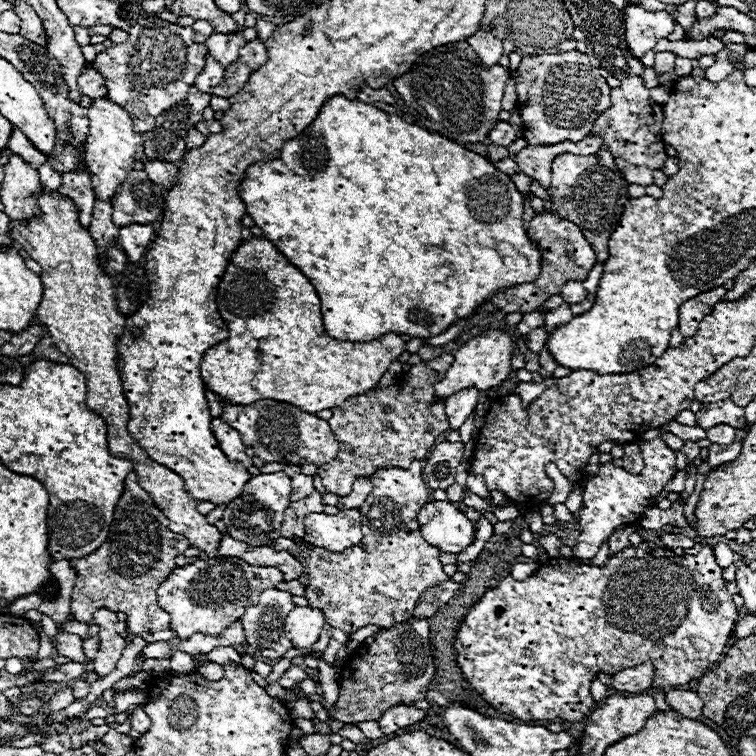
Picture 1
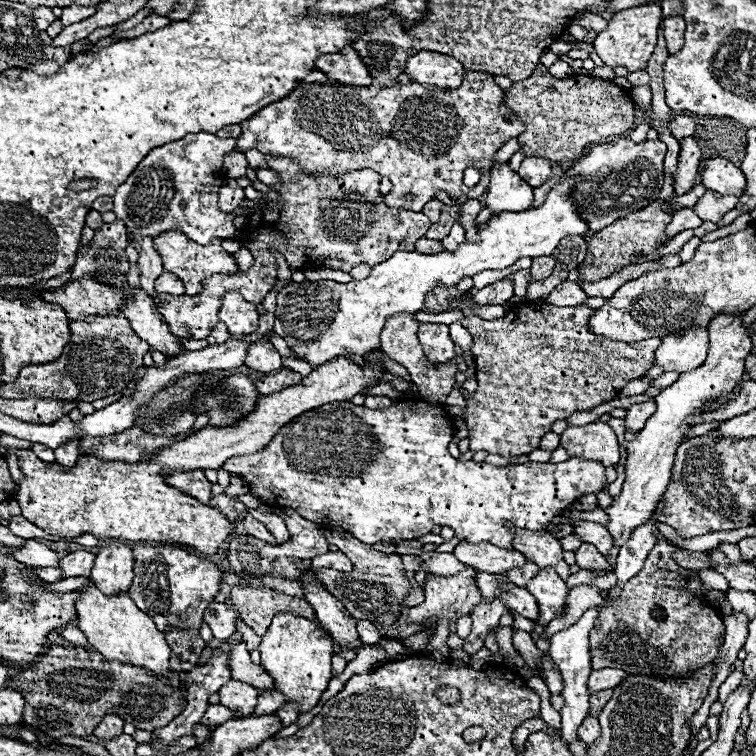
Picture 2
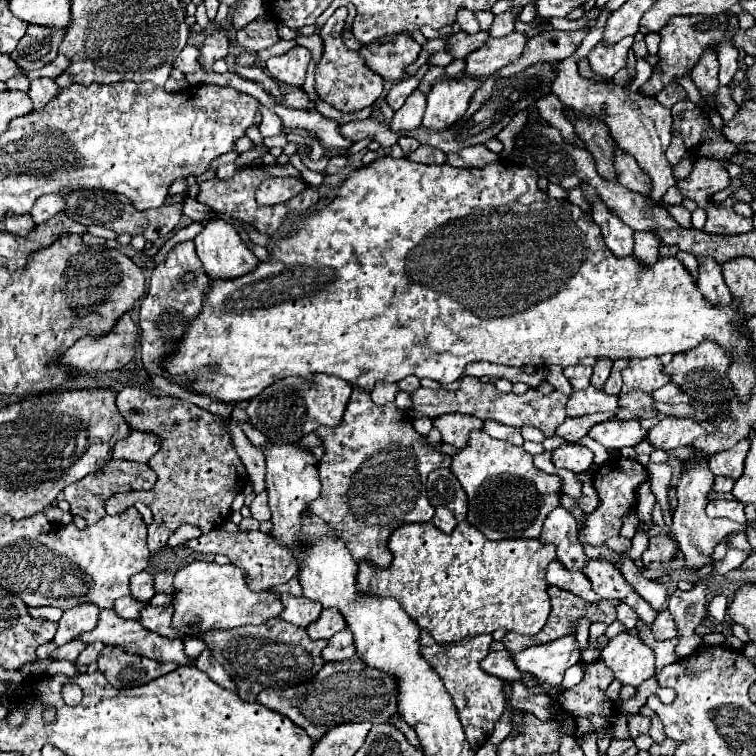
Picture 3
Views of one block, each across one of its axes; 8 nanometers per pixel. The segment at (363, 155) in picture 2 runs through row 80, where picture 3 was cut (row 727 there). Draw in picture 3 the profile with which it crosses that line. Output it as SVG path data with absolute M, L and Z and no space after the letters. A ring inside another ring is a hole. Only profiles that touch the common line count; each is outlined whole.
M422 630L418 642L420 642L420 654L438 672L448 694L452 696L452 702L458 708L458 718L460 718L464 732L466 732L466 740L468 740L472 752L476 752L492 736L494 724L506 708L506 698L504 698L506 682L480 668L482 656L488 654L492 634L478 634L472 638L464 638L462 642L440 644L430 636L428 630ZM358 656L342 662L326 662L322 670L308 682L286 690L264 688L256 702L290 718L296 726L304 728L312 742L318 742L330 728L348 722L372 722L390 724L390 718L398 712L398 686L392 674L368 668Z

